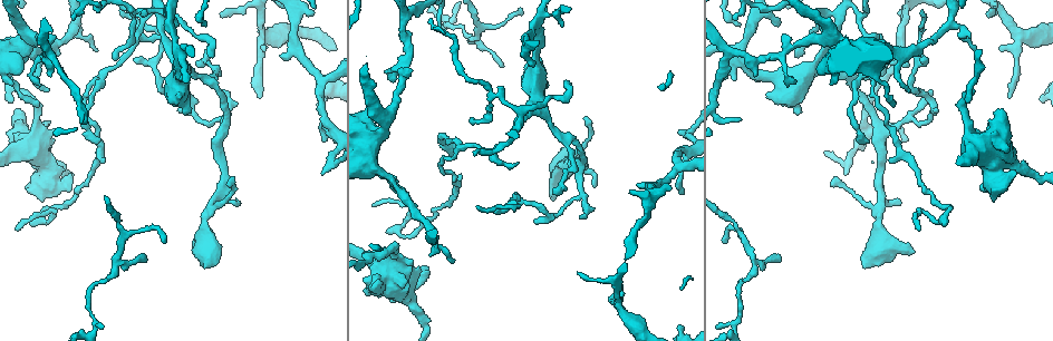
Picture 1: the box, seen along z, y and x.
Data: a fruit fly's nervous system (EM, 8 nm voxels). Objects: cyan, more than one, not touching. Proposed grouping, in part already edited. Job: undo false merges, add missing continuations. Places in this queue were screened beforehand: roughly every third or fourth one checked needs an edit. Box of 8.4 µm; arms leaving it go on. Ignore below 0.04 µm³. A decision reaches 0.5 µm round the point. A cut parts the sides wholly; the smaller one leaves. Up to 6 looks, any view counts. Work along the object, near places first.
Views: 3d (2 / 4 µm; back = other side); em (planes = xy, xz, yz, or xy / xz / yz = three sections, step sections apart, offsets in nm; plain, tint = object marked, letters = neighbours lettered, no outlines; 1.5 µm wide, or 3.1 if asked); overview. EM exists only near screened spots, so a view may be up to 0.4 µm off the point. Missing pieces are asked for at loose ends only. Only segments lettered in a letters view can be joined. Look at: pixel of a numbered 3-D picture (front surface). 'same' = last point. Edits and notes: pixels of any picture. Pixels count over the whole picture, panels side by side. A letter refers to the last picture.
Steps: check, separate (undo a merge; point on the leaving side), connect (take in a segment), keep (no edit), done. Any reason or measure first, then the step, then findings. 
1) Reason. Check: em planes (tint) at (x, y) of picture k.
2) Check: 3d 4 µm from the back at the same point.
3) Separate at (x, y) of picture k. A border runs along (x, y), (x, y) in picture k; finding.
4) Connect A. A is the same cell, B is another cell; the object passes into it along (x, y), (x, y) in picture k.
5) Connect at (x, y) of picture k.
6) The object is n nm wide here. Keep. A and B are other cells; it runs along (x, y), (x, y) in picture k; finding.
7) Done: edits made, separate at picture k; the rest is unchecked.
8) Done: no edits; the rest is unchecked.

Free end. Check: 3d 4 µm at (1010, 97) of picture 1.

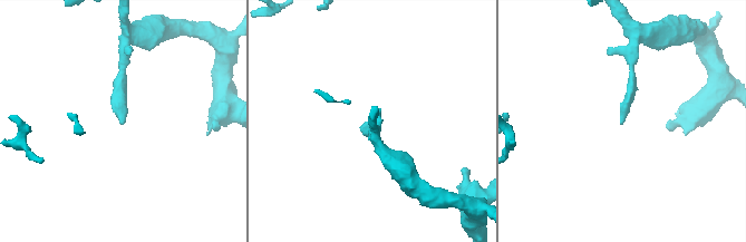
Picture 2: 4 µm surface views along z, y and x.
Check: em planes (letters) at (623, 122) of picture 2.

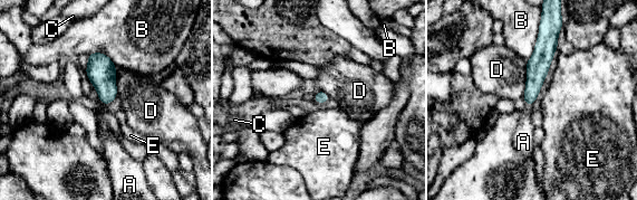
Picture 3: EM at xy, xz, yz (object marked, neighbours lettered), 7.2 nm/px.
The object is 90 nm wide here. Connect A. A is the same cell, B, C, D and E are other cells; the object passes into it along (536, 72), (529, 105), (523, 136) in picture 3; the neuron continues.

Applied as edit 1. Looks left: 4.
Sharp bend. Check: 3d 4 µm at (372, 108) of picture 2.

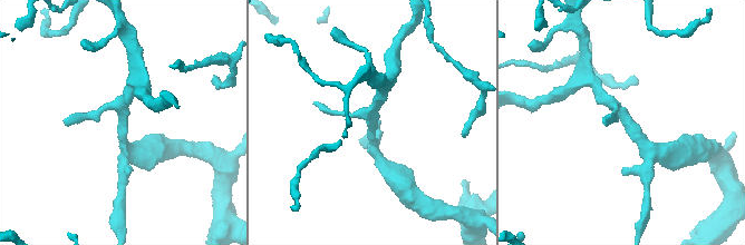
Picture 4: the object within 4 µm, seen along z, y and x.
Need the tissue. Check: em planes (letters) at (373, 120) of picture 4.

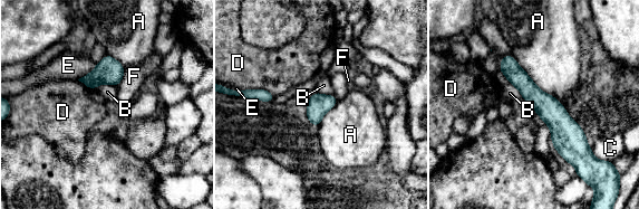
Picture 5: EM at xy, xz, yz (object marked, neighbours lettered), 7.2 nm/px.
The longest contact is with A, 550 nm. Keep. A, B, C, D, E and F are other cells; it runs along (506, 58), (560, 122), (578, 161) in picture 5; one neuron here.

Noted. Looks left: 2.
Narrows sharply. Check: em yz step 4 (tint) at (475, 145) of picture 1.

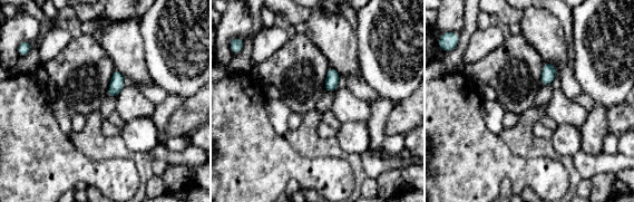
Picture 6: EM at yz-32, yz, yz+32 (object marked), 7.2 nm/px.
Check: em planes (letters) at the same point.

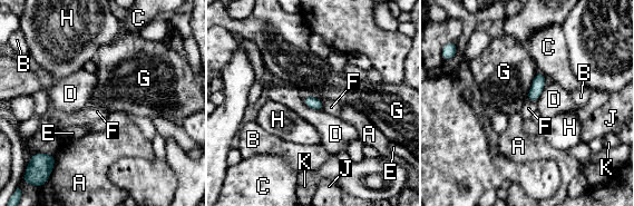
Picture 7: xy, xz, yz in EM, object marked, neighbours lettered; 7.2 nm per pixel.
The longest contact is with G, 200 nm. Keep. A, B, C, D, E, F, G, H, J and K are other cells; a border runs along (303, 96), (309, 107), (323, 110) in picture 7; all the same neuron.

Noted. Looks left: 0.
Done: edits made, connect at picture 3; the rest is unchecked.

